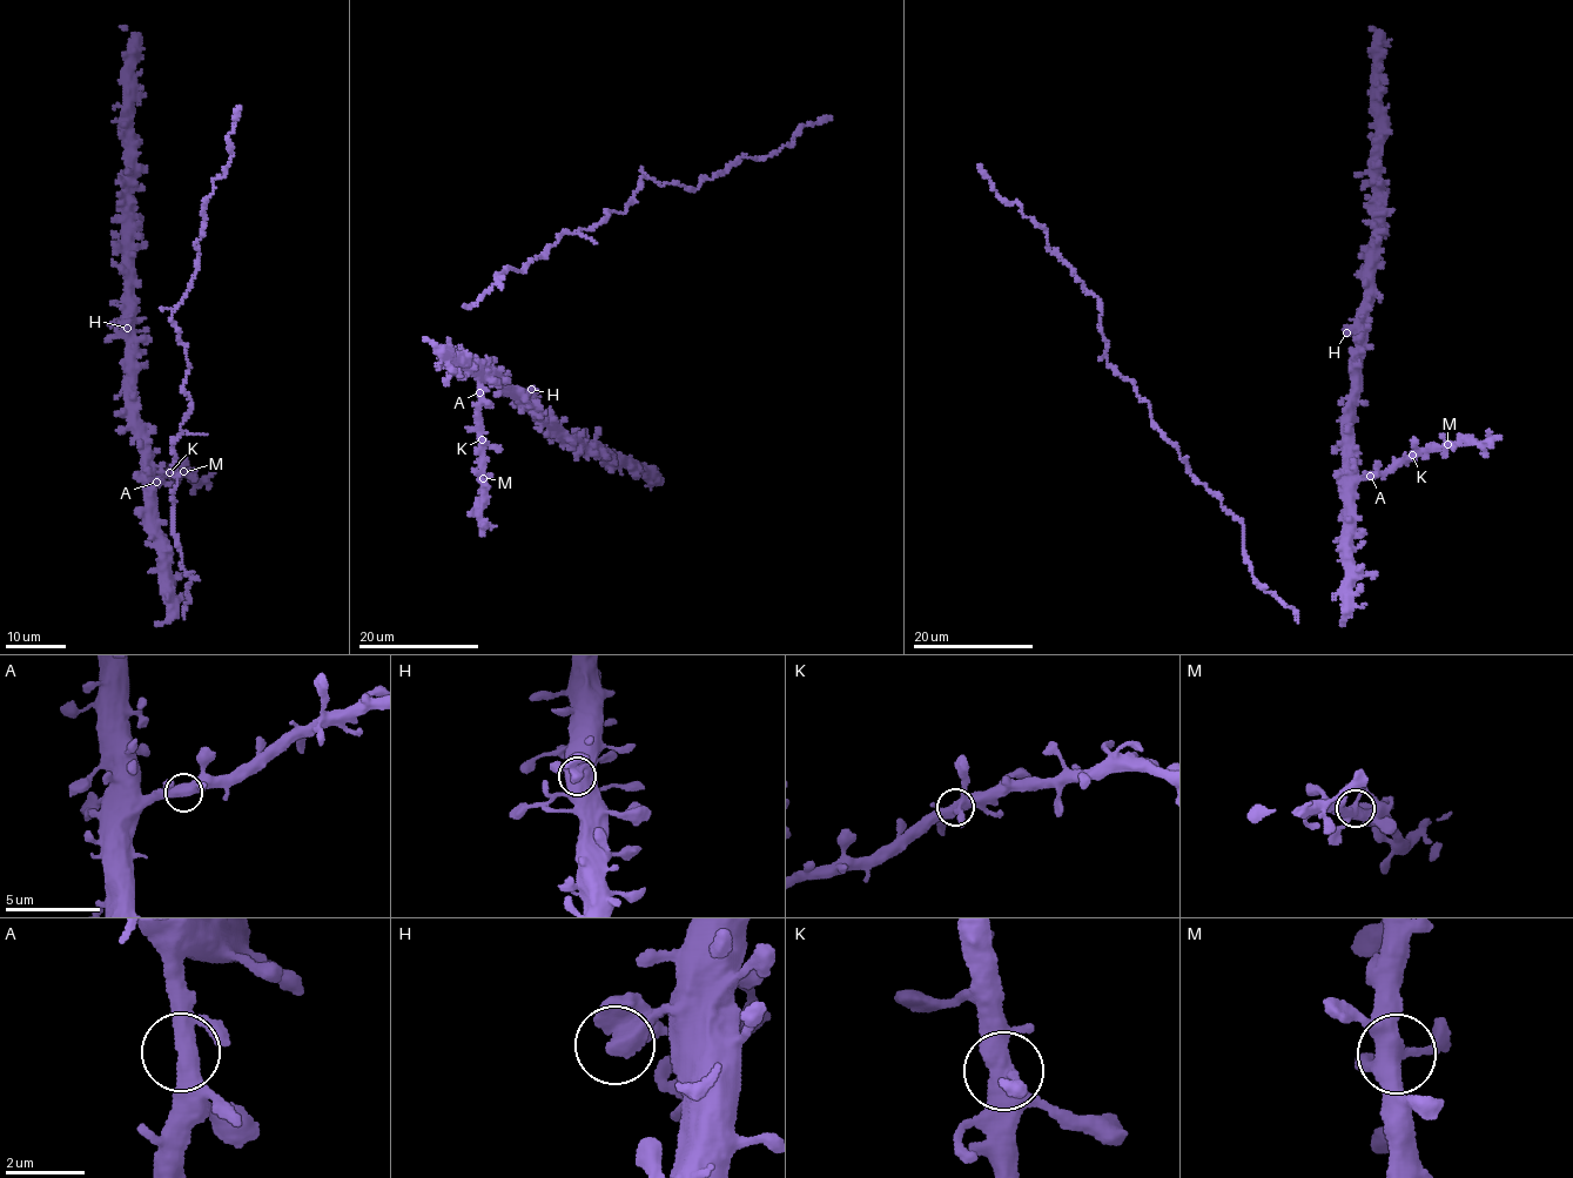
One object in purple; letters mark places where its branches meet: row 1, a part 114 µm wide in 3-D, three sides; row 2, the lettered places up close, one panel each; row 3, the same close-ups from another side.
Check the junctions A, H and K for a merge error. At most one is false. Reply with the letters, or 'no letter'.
no letter

